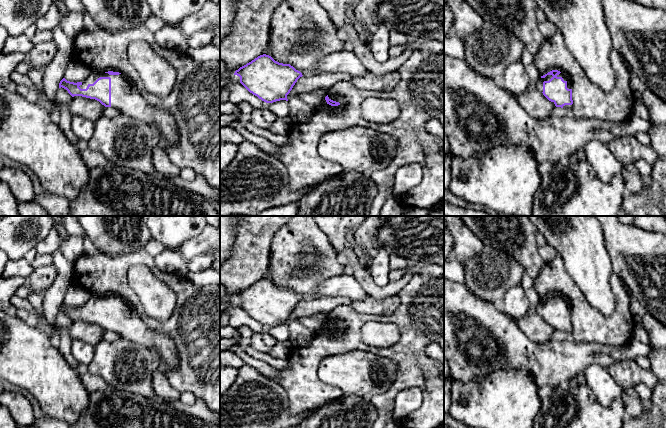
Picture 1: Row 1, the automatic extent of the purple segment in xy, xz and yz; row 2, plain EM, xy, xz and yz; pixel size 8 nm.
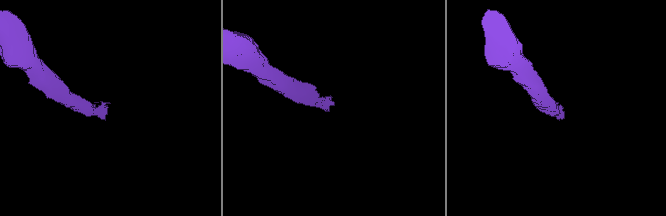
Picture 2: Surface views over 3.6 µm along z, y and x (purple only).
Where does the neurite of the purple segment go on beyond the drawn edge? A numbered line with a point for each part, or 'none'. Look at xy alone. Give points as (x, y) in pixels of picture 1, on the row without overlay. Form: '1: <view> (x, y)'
1: xy (125, 321)

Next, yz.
1: yz (539, 310)

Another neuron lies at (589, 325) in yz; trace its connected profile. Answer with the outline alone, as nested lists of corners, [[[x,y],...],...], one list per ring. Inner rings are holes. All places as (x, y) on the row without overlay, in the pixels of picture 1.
[[[558,255],[546,263],[534,279],[534,289],[541,300],[558,294],[569,302],[572,310],[572,336],[578,343],[599,343],[619,347],[631,338],[635,323],[631,313],[631,295],[616,273],[610,276],[616,306],[614,313],[605,317],[589,304],[580,288],[568,274],[563,259]]]

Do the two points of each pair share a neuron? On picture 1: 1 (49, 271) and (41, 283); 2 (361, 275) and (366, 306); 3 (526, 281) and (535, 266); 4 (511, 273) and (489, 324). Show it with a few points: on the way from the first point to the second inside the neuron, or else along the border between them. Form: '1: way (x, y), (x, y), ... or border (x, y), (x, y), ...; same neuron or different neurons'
1: way (46, 274), (41, 280); same neuron
2: border (393, 294), (383, 298), (370, 297); different neurons
3: border (526, 272), (533, 279); different neurons
4: border (475, 296), (492, 302), (497, 306); different neurons

